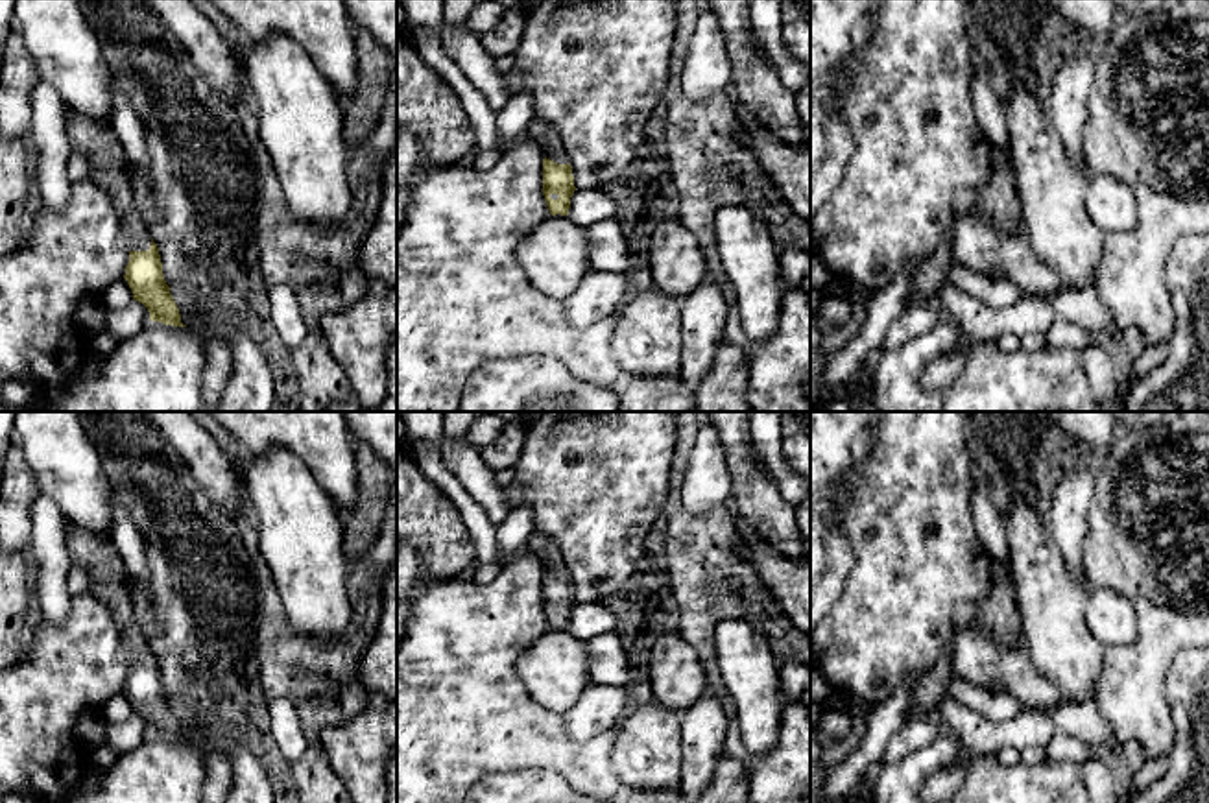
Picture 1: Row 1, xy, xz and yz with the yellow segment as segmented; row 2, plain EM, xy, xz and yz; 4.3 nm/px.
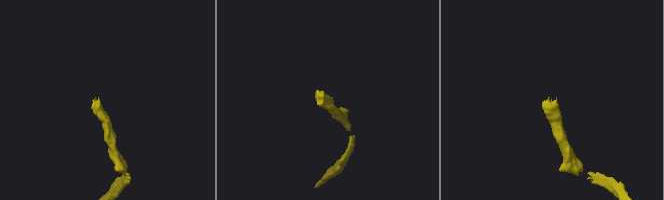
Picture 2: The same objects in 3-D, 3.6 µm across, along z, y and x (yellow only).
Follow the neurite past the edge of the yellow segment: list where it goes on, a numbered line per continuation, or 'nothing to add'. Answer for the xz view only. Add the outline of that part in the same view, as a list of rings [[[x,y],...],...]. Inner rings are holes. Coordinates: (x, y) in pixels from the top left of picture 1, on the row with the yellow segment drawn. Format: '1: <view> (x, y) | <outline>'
1: xz (541, 133) | [[[533,120],[528,127],[532,133],[533,142],[539,144],[543,150],[543,155],[557,164],[567,164],[567,157],[563,151],[557,150],[559,138],[556,131],[550,129],[552,126],[546,124],[545,120]]]

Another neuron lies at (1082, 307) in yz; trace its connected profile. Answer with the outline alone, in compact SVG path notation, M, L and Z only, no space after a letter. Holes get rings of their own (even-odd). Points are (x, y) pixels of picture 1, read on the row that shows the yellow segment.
M956 260L947 270L947 282L997 308L1011 306L1028 297L1047 299L1058 318L1063 318L1087 330L1104 330L1119 336L1109 310L1104 306L1095 288L1065 290L1056 295L1032 295L1010 281L991 279L962 266Z

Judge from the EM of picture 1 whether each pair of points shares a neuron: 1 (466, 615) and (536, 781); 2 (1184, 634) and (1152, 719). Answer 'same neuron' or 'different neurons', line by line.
1: different neurons
2: same neuron

